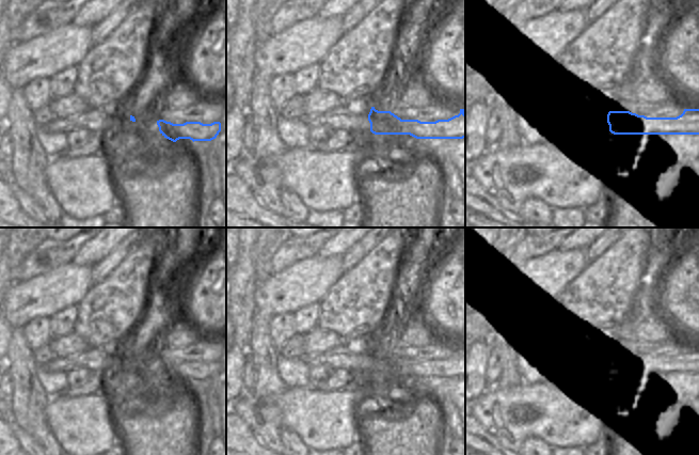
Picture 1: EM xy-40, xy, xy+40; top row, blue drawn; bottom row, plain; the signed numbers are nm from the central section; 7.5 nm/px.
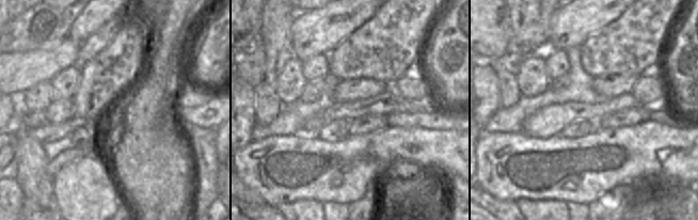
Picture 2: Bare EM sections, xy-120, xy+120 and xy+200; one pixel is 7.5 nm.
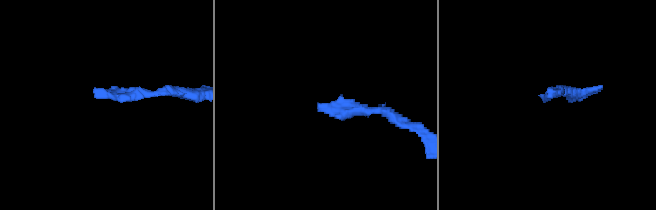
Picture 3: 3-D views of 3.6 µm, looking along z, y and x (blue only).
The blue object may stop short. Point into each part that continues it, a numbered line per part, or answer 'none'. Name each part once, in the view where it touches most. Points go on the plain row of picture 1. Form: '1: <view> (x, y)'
1: xy (348, 356)

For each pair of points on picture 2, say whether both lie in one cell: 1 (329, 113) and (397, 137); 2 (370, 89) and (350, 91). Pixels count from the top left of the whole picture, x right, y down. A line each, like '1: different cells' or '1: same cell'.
1: different cells
2: same cell

